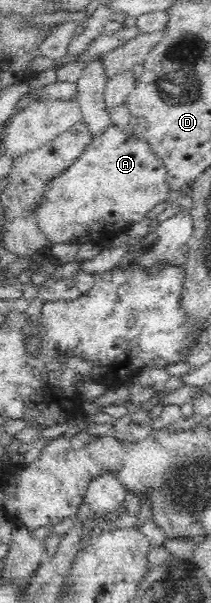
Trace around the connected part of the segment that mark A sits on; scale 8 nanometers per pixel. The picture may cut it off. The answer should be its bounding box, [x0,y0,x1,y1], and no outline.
[34,125,170,248]

